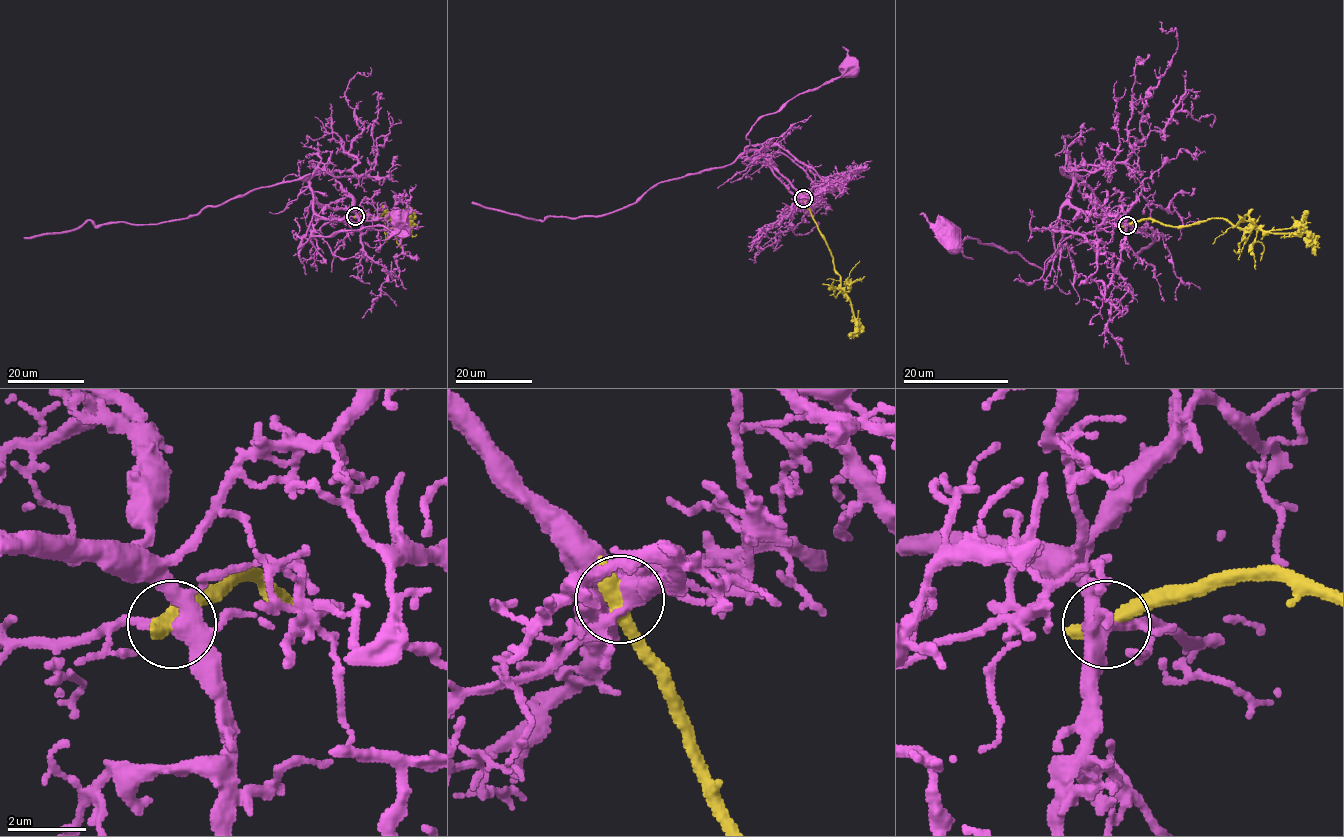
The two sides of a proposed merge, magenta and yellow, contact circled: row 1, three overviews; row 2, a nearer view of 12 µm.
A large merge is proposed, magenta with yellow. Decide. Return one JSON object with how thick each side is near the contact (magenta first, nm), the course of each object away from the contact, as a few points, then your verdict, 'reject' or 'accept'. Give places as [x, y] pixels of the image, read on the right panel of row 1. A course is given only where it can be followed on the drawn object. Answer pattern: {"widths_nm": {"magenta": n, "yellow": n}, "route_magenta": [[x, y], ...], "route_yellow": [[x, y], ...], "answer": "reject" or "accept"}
{"widths_nm": {"magenta": 420, "yellow": 500}, "route_magenta": [[1127, 226], [1067, 204], [1044, 269], [977, 239], [952, 243], [944, 232]], "route_yellow": [[1127, 226], [1138, 220], [1154, 219], [1172, 226], [1227, 219], [1235, 227], [1295, 232], [1313, 248], [1315, 256]], "answer": "reject"}

